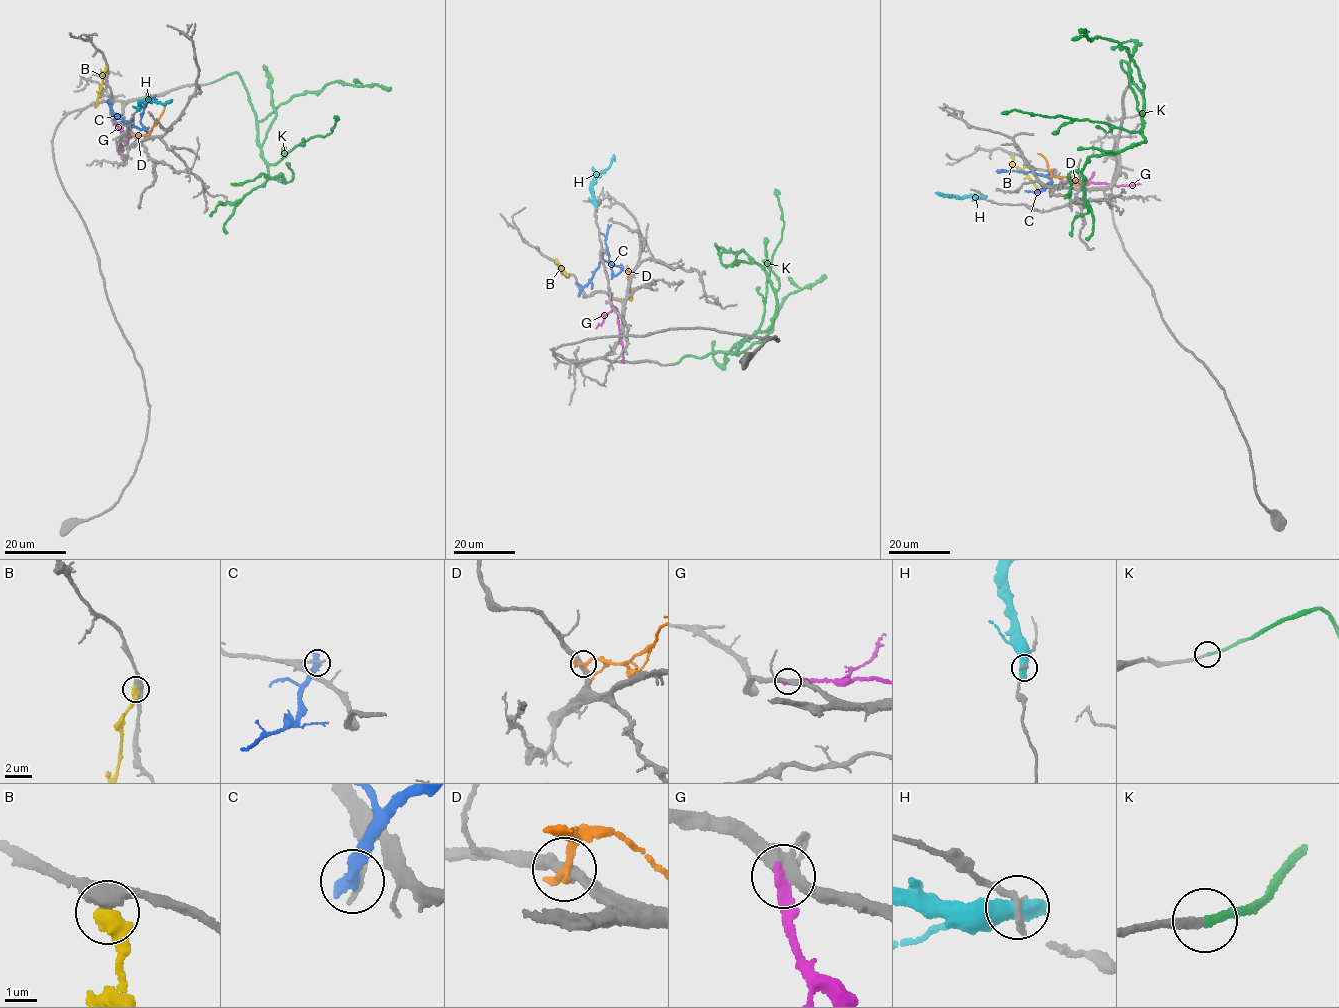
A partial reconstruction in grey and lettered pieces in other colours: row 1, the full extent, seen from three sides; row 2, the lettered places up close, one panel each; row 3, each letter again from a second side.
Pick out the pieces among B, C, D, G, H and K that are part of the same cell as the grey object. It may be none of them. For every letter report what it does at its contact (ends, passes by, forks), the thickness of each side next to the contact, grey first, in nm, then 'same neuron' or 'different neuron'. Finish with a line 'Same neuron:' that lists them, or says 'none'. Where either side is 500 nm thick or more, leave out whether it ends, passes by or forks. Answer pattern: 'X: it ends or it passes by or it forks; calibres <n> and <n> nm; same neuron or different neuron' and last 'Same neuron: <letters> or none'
B: calibres 440 and 550 nm; different neuron
C: it ends; calibres 220 and 440 nm; different neuron
D: it ends; calibres 340 and 320 nm; different neuron
G: it ends; calibres 300 and 320 nm; different neuron
H: calibres 280 and 650 nm; different neuron
K: it ends; calibres 240 and 260 nm; same neuron
Same neuron: K

